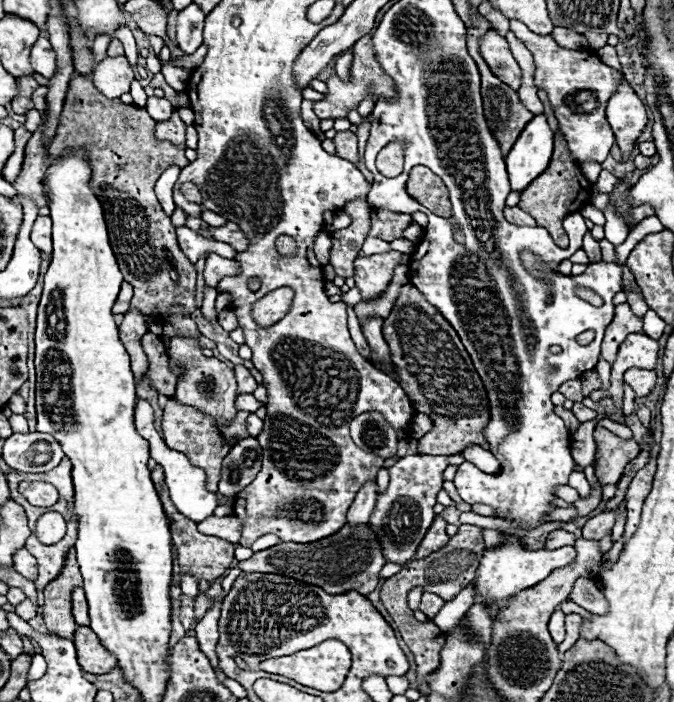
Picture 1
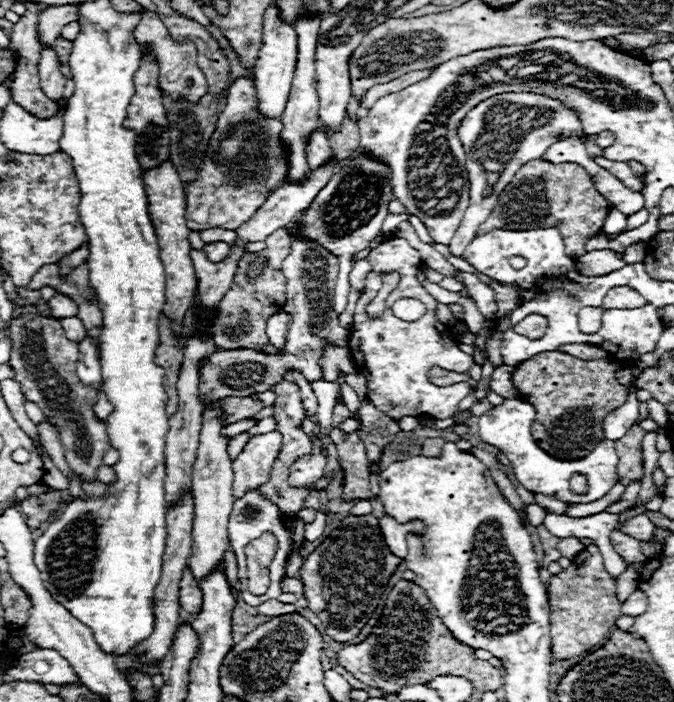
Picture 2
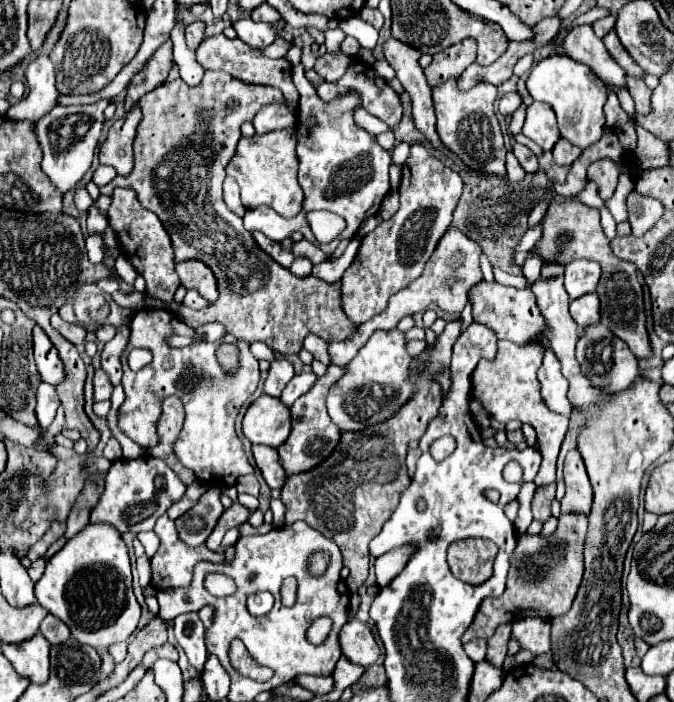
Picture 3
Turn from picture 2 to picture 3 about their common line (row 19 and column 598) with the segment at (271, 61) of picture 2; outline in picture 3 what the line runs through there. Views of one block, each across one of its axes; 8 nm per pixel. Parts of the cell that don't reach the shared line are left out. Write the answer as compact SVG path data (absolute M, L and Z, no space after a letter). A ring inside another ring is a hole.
M574 260L574 262L566 264L564 288L572 300L594 292L598 280L600 280L600 264L598 262Z

